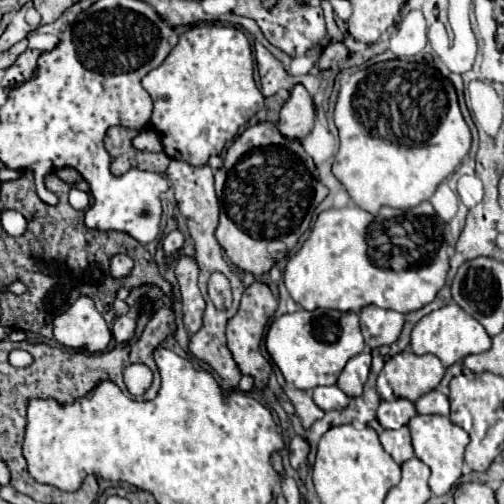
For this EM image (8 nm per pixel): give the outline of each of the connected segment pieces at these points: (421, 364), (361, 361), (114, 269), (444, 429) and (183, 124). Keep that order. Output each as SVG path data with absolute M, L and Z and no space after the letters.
M403 350L385 362L376 389L381 400L407 398L415 402L419 396L437 388L443 374L445 366L437 356L417 356L411 350Z
M361 352L361 354L353 356L347 362L347 366L343 368L343 372L337 380L337 386L351 398L360 396L363 393L363 384L367 380L369 368L371 368L371 354L369 352Z
M113 256L111 258L111 274L115 278L127 276L127 272L131 272L131 268L133 268L133 260L129 256Z
M417 414L409 420L409 430L413 438L415 456L431 468L431 478L429 478L431 492L433 494L449 492L461 478L463 450L469 444L469 434L461 426L453 424L447 416L423 416L423 414Z
M203 24L187 30L179 36L177 46L163 60L163 64L151 70L143 78L143 88L153 98L153 116L151 128L159 134L165 154L169 158L181 158L191 166L205 166L207 160L215 154L221 154L225 144L231 142L243 124L263 106L263 94L253 78L253 56L247 36L233 26L213 26Z

